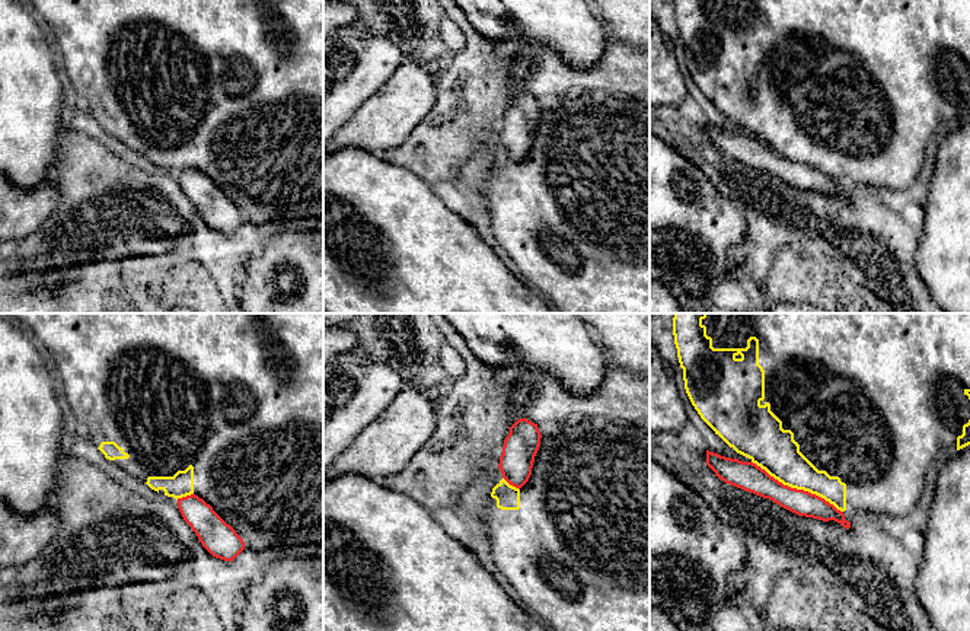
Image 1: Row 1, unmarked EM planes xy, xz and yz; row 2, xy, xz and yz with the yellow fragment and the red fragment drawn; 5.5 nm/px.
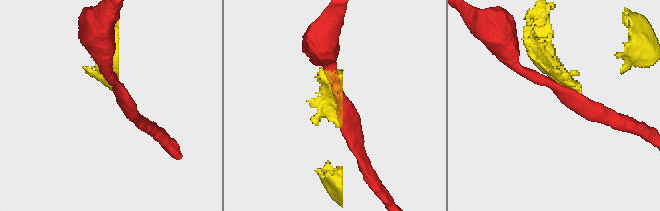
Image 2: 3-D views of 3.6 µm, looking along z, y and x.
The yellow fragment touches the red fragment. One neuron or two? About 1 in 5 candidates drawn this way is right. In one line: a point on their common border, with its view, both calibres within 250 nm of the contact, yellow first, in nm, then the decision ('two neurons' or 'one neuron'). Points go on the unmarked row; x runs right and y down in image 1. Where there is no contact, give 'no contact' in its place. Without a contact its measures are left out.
meets yellow in yz at (797, 162); 240 nm thick on the yellow side, 150 nm on the other; two neurons

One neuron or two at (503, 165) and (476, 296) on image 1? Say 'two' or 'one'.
two

